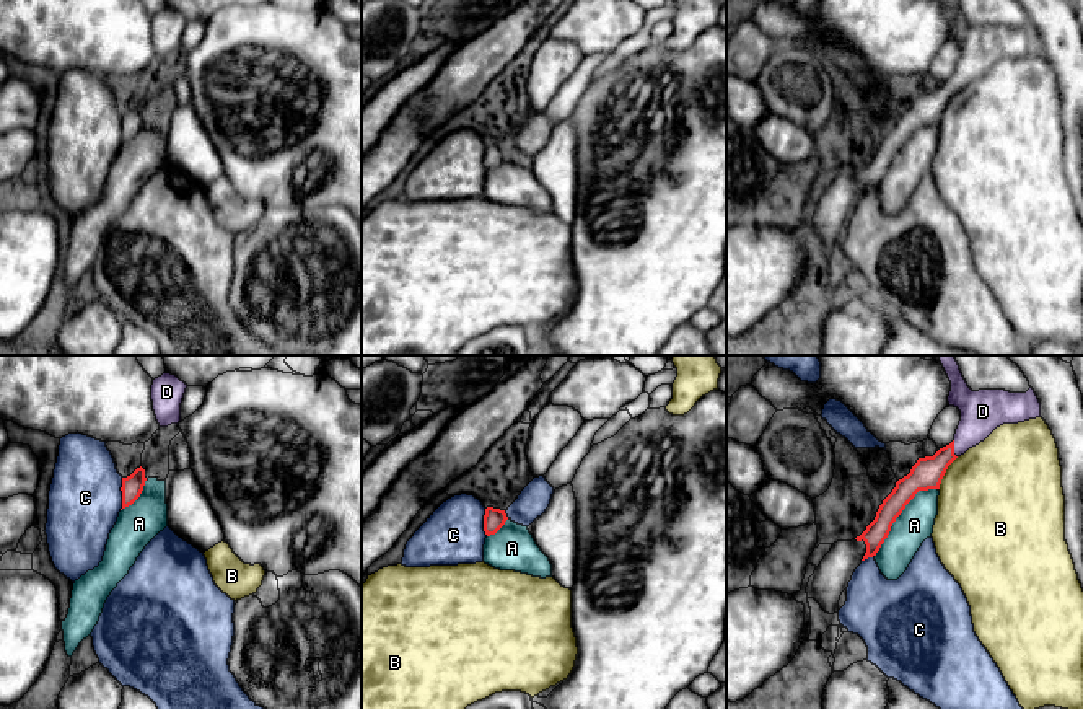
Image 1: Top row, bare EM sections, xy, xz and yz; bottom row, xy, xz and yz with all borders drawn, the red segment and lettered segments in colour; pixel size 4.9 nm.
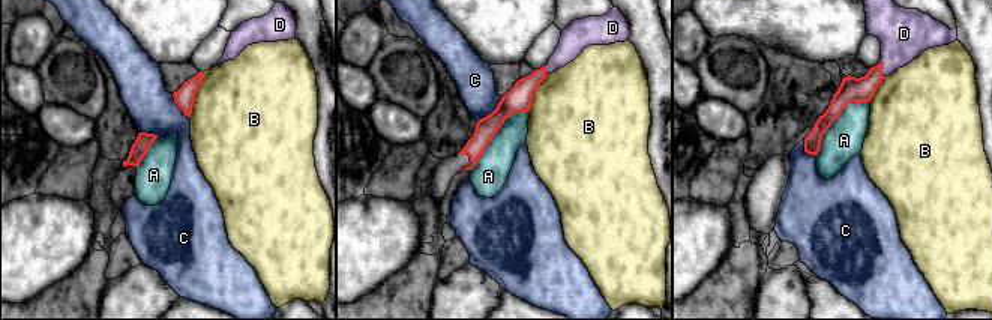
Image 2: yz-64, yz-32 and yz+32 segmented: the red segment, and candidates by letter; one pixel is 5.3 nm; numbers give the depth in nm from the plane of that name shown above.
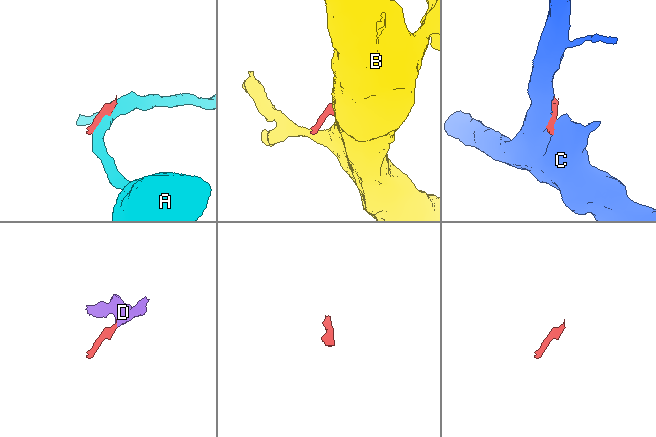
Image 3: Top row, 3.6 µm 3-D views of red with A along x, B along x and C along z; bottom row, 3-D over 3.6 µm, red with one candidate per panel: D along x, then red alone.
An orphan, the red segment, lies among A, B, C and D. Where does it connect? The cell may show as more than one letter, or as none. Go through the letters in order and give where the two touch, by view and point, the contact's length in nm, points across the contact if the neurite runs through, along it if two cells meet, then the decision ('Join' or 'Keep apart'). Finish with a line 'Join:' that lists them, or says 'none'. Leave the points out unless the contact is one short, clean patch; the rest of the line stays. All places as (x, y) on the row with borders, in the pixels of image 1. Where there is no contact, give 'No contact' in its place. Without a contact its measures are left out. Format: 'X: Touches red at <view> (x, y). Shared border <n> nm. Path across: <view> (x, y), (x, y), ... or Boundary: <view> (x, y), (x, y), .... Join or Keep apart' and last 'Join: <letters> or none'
A: Touches red at yz (899, 514). Shared border 460 nm. Keep apart
B: Touches red at yz (945, 471). Shared border 190 nm. Boundary: yz (958, 457), (948, 466), (938, 489). Keep apart
C: Touches red at xy (122, 494). Shared border 160 nm. Keep apart
D: Touches red at yz (953, 449). Shared border 90 nm. Join
Join: D

